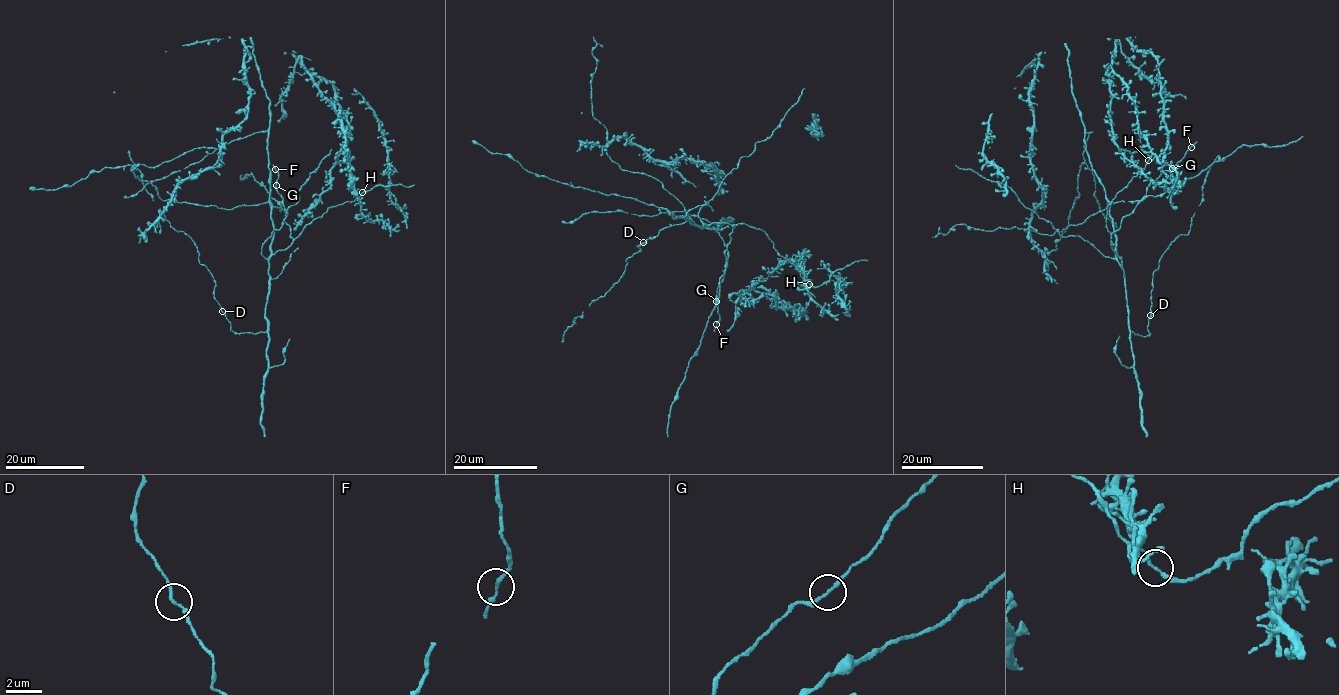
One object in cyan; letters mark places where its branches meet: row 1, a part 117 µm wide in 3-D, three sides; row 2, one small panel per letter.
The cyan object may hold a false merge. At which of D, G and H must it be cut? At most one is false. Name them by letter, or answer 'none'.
none

